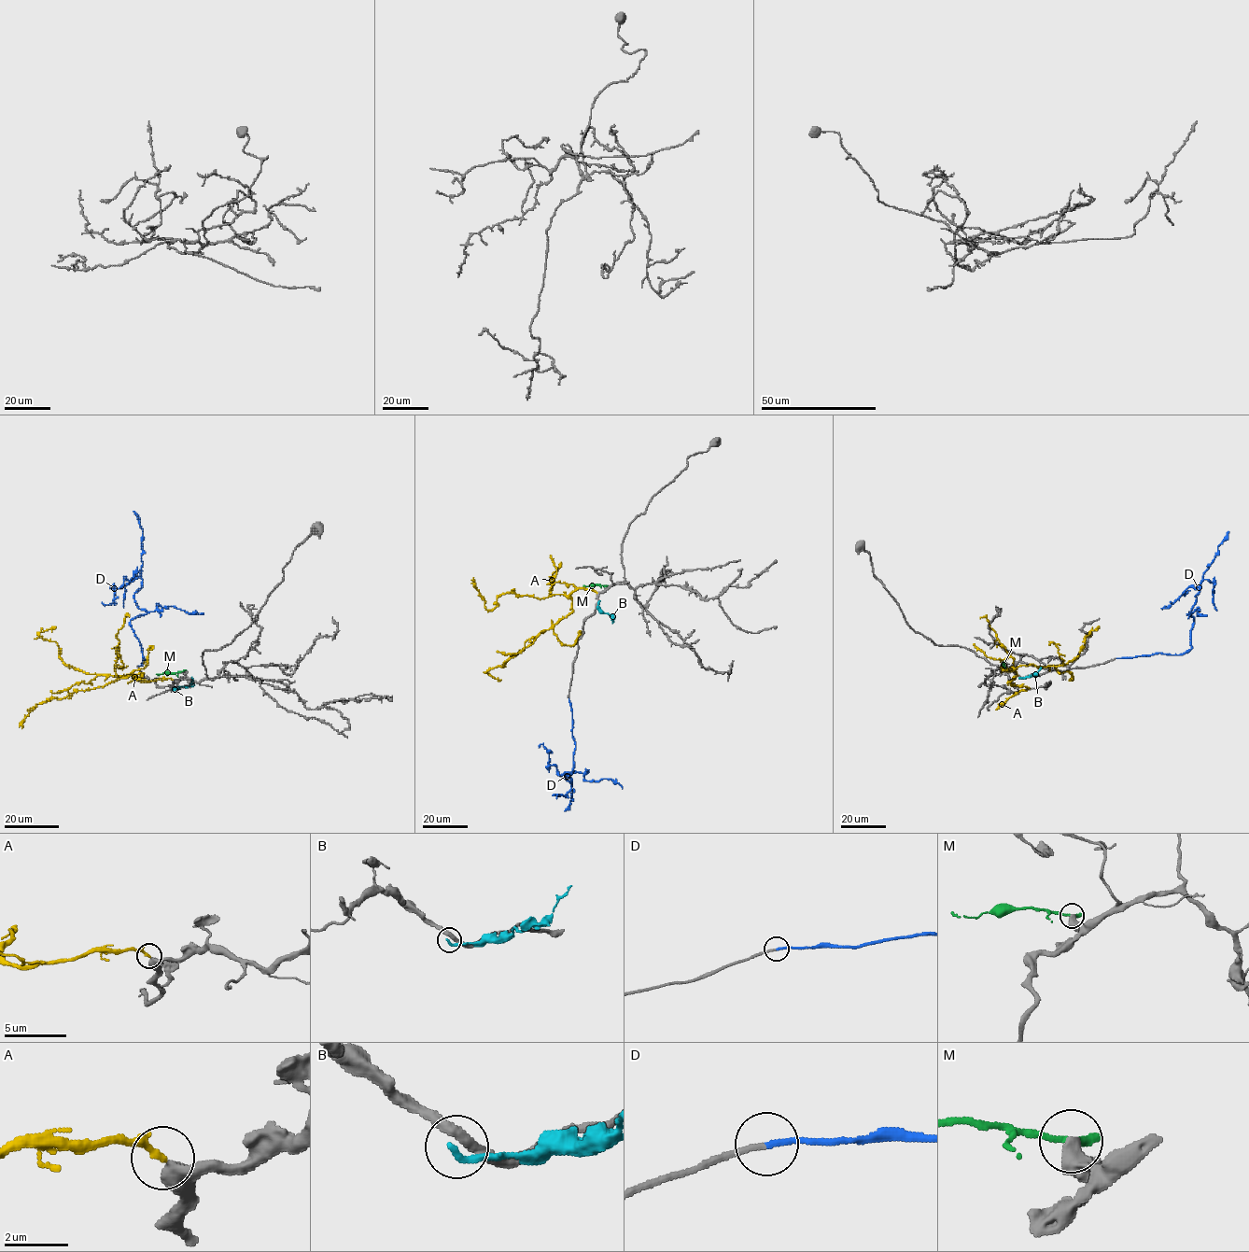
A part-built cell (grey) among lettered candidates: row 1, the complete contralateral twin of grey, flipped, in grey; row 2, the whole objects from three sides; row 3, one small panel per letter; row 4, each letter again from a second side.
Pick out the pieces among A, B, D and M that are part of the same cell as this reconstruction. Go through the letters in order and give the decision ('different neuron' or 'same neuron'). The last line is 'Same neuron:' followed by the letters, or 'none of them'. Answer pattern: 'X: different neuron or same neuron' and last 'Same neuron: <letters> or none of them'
A: same neuron
B: different neuron
D: same neuron
M: different neuron
Same neuron: A, D

